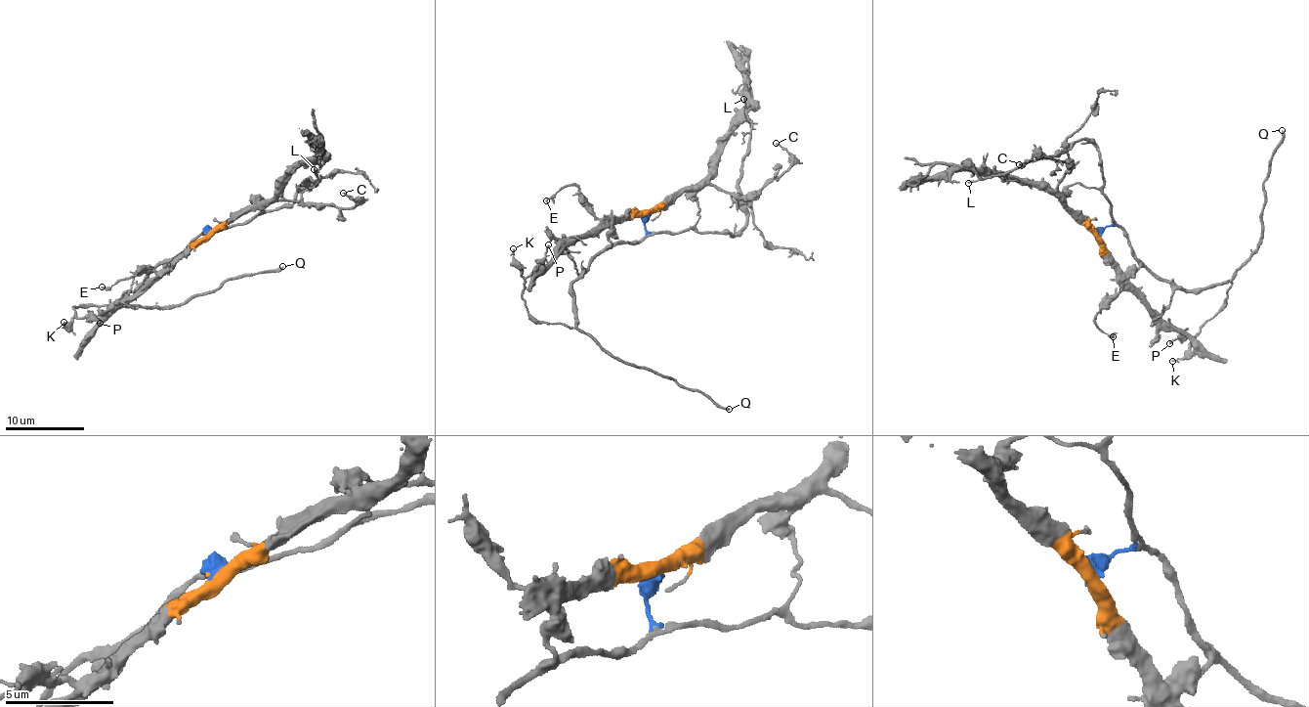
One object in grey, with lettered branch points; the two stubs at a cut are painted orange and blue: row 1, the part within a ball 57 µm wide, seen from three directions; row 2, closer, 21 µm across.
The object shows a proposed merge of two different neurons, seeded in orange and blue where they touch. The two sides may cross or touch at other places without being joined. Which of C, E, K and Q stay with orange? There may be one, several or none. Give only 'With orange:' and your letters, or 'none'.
With orange: C, E

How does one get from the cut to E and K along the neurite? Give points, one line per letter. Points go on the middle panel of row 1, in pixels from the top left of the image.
E: (647, 213), (608, 220), (598, 219), (573, 185), (568, 185), (546, 200)
K: (647, 213), (646, 236), (612, 245), (575, 281), (572, 327), (535, 322), (523, 298), (522, 273), (513, 248)

